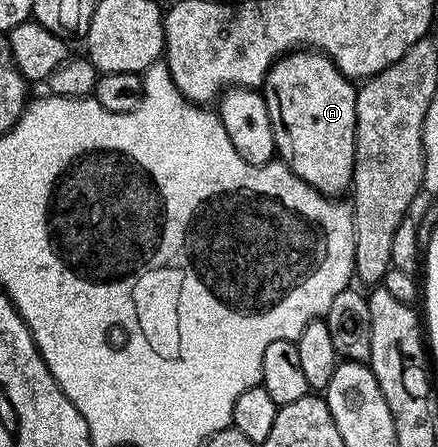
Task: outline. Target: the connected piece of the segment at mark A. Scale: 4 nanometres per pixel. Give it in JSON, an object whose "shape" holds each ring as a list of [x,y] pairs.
{"shape":[[[303,48],[277,58],[260,90],[268,104],[277,157],[321,194],[345,195],[354,181],[355,83],[342,75],[327,54]]]}

